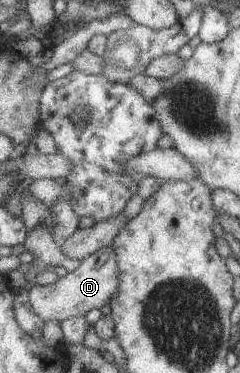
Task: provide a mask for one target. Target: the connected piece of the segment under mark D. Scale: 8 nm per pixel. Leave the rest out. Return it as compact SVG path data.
M111 246L95 250L89 257L81 259L75 271L64 272L65 277L58 277L54 283L32 284L28 290L27 308L44 321L63 321L64 318L84 316L89 309L100 309L108 303L113 293L117 293L117 260Z

